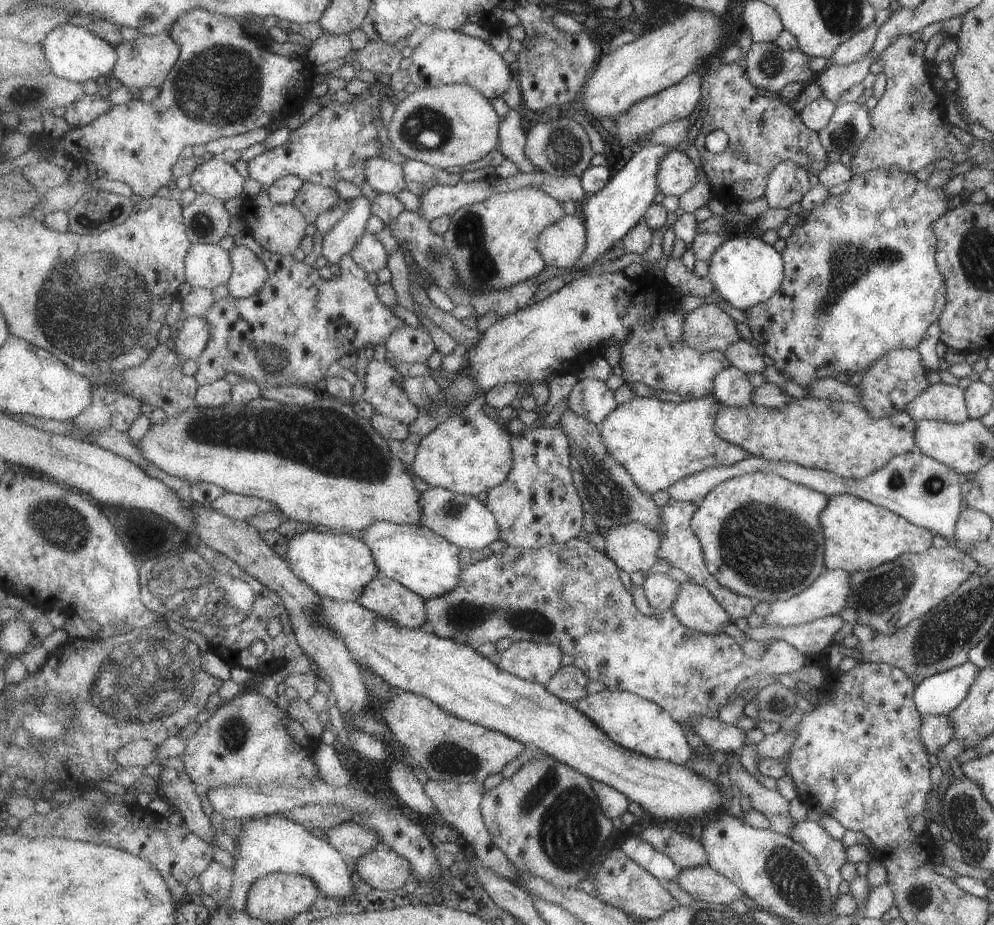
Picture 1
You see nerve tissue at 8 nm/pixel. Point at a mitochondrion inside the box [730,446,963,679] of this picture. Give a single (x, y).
(884, 589)

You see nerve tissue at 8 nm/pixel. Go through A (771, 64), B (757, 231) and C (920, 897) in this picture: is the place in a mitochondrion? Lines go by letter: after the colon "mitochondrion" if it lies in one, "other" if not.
A: mitochondrion
B: other
C: mitochondrion

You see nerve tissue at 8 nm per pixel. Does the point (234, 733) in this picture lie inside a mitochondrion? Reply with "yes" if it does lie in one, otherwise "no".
yes

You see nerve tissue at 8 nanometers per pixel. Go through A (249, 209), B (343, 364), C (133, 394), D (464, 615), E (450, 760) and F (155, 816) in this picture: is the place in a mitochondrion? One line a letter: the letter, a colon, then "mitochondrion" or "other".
A: other
B: other
C: other
D: mitochondrion
E: mitochondrion
F: other

